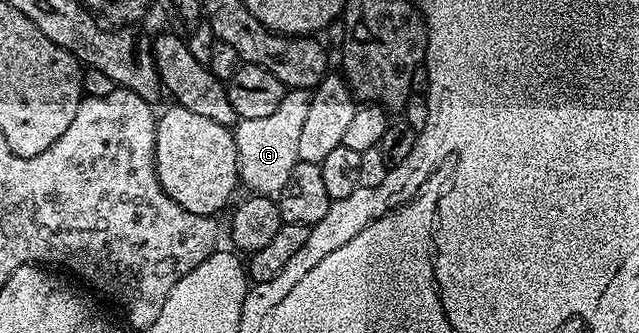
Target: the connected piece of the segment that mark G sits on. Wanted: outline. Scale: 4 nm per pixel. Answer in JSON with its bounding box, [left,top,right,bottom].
[232,90,312,197]

